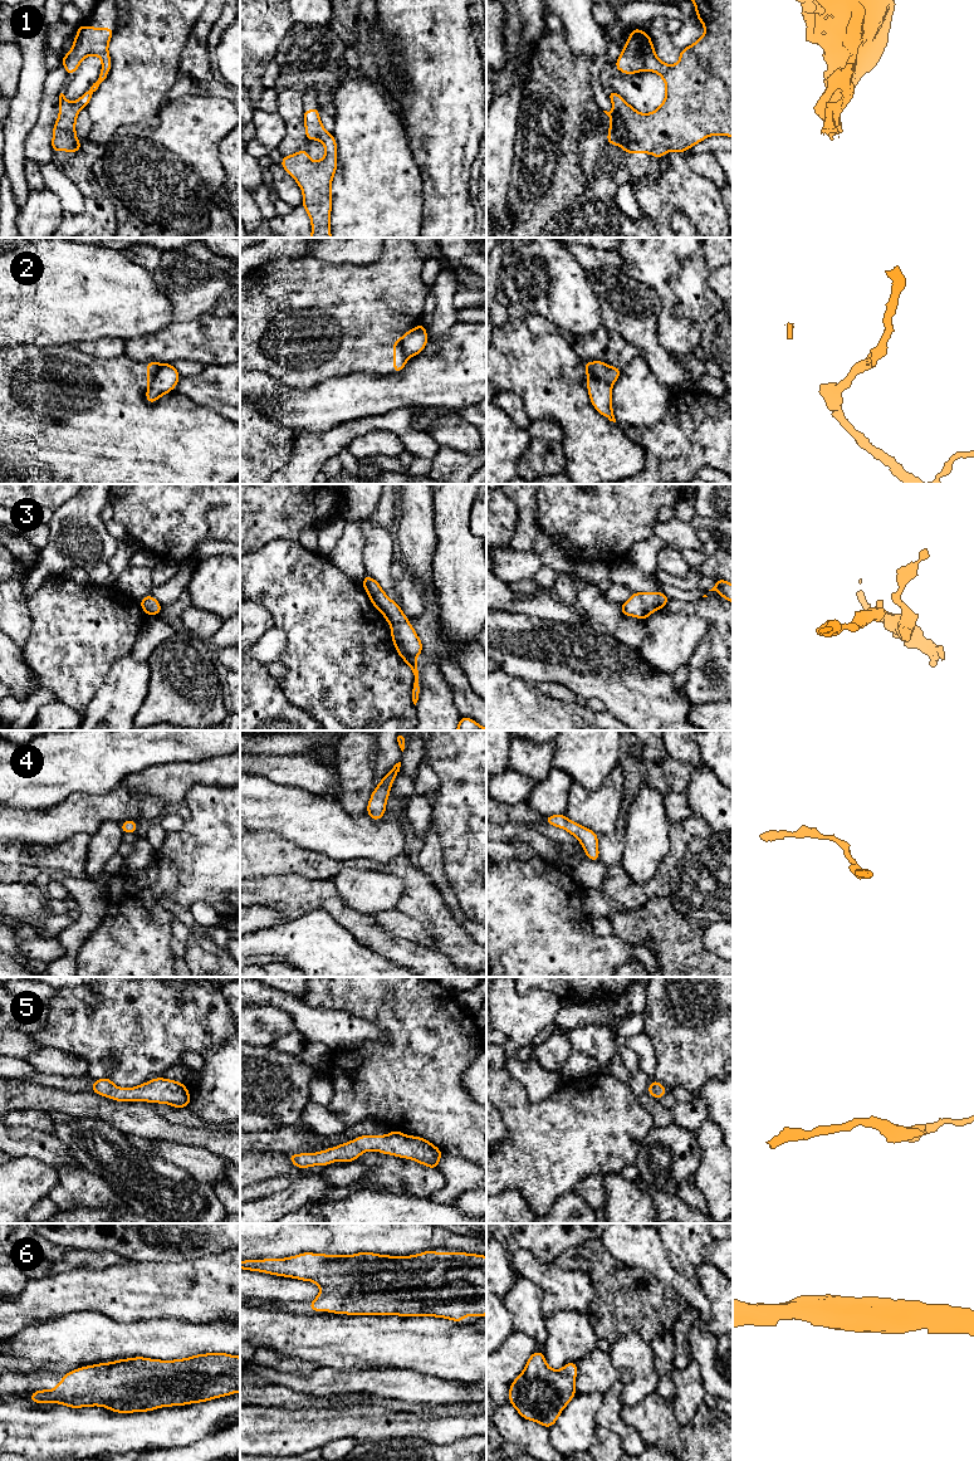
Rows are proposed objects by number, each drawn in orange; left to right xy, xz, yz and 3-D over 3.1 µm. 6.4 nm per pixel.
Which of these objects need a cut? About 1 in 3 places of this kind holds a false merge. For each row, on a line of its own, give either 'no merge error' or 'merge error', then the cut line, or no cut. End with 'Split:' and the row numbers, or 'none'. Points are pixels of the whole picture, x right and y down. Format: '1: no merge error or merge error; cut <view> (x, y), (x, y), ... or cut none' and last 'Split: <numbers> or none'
1: no merge error; cut none
2: merge error; cut xy (158, 365), (155, 379), (148, 389)
3: no merge error; cut none
4: no merge error; cut none
5: no merge error; cut none
6: no merge error; cut none
Split: 2

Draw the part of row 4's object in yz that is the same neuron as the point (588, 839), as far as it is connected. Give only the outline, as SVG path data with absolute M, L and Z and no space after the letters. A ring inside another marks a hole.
M566 815L544 816L544 822L567 830L569 834L578 839L578 841L584 849L587 859L592 861L599 860L599 851L597 844L598 835L596 832L578 825L574 821L569 821Z

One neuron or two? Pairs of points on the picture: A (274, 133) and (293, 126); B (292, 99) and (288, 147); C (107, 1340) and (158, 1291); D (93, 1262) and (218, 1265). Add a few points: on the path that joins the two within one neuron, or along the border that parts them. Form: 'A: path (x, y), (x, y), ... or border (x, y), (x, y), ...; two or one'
A: border (277, 112), (284, 123), (284, 138), (278, 148); two
B: path (292, 111), (292, 136); one
C: border (99, 1312), (121, 1322), (156, 1319); two
D: border (126, 1261), (94, 1269); two

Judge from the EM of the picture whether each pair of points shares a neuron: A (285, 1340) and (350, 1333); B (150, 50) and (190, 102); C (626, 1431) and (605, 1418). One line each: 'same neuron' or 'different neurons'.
A: same neuron
B: different neurons
C: same neuron

